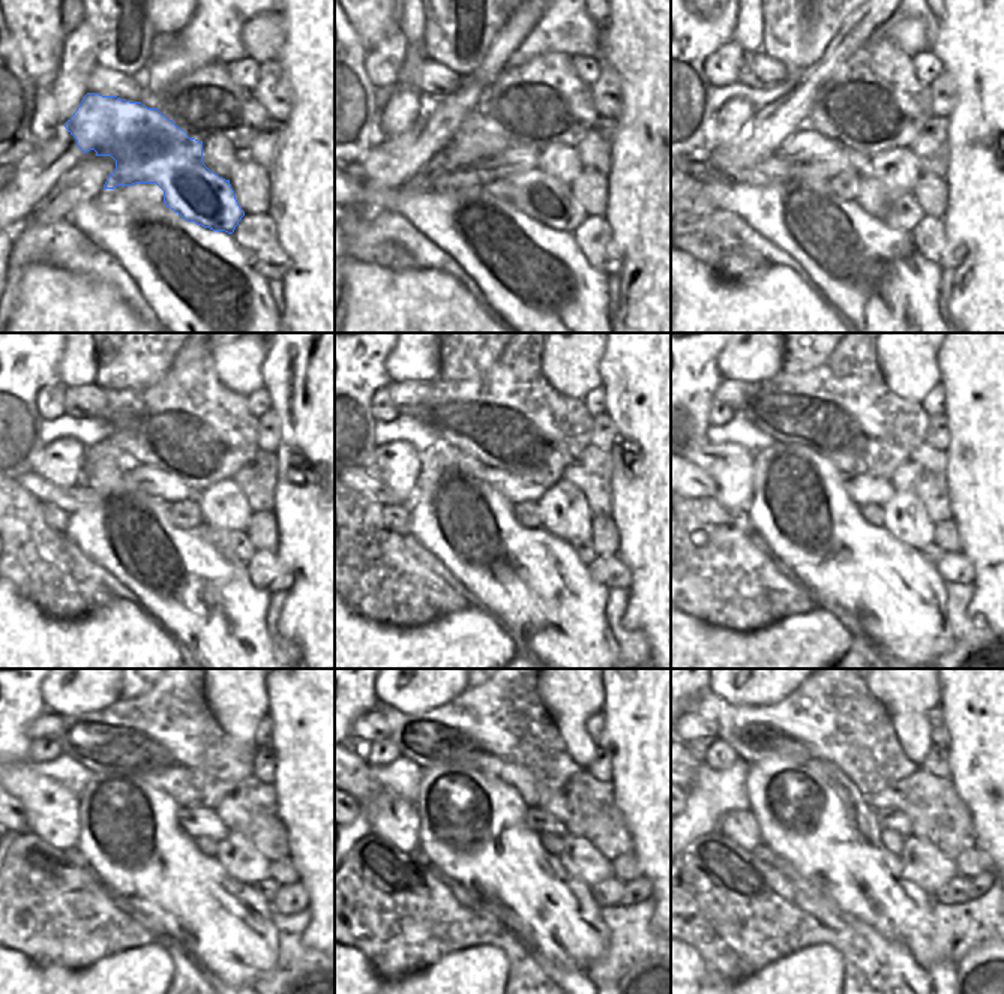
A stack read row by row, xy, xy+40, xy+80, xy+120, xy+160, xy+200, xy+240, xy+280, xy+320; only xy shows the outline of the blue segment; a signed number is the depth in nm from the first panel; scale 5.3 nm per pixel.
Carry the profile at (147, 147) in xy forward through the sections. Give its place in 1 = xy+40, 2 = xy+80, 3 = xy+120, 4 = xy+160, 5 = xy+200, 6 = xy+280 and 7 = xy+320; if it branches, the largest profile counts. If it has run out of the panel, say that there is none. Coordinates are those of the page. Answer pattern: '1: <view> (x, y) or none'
1: xy+40 (536, 194)
2: xy+80 (898, 209)
3: xy+120 (233, 544)
4: xy+160 (584, 549)
5: xy+200 (931, 552)
6: xy+280 (608, 892)
7: xy+320 (958, 891)

